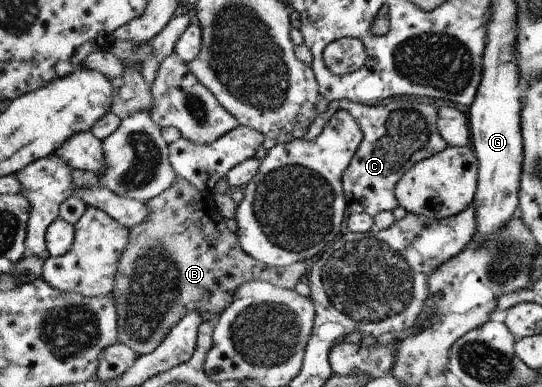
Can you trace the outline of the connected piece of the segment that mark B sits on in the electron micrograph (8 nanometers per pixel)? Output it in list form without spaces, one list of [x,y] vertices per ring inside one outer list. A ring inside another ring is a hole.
[[[177,176],[175,184],[168,191],[147,202],[151,216],[143,224],[130,229],[130,244],[119,263],[115,290],[111,296],[115,298],[119,312],[118,342],[128,345],[137,357],[154,352],[170,330],[190,312],[222,315],[233,303],[238,288],[244,284],[265,280],[278,287],[294,289],[302,276],[308,275],[308,270],[312,269],[310,260],[287,268],[275,268],[249,256],[241,248],[236,234],[227,228],[226,220],[218,213],[214,203],[215,198],[210,190],[199,192],[188,181]]]

